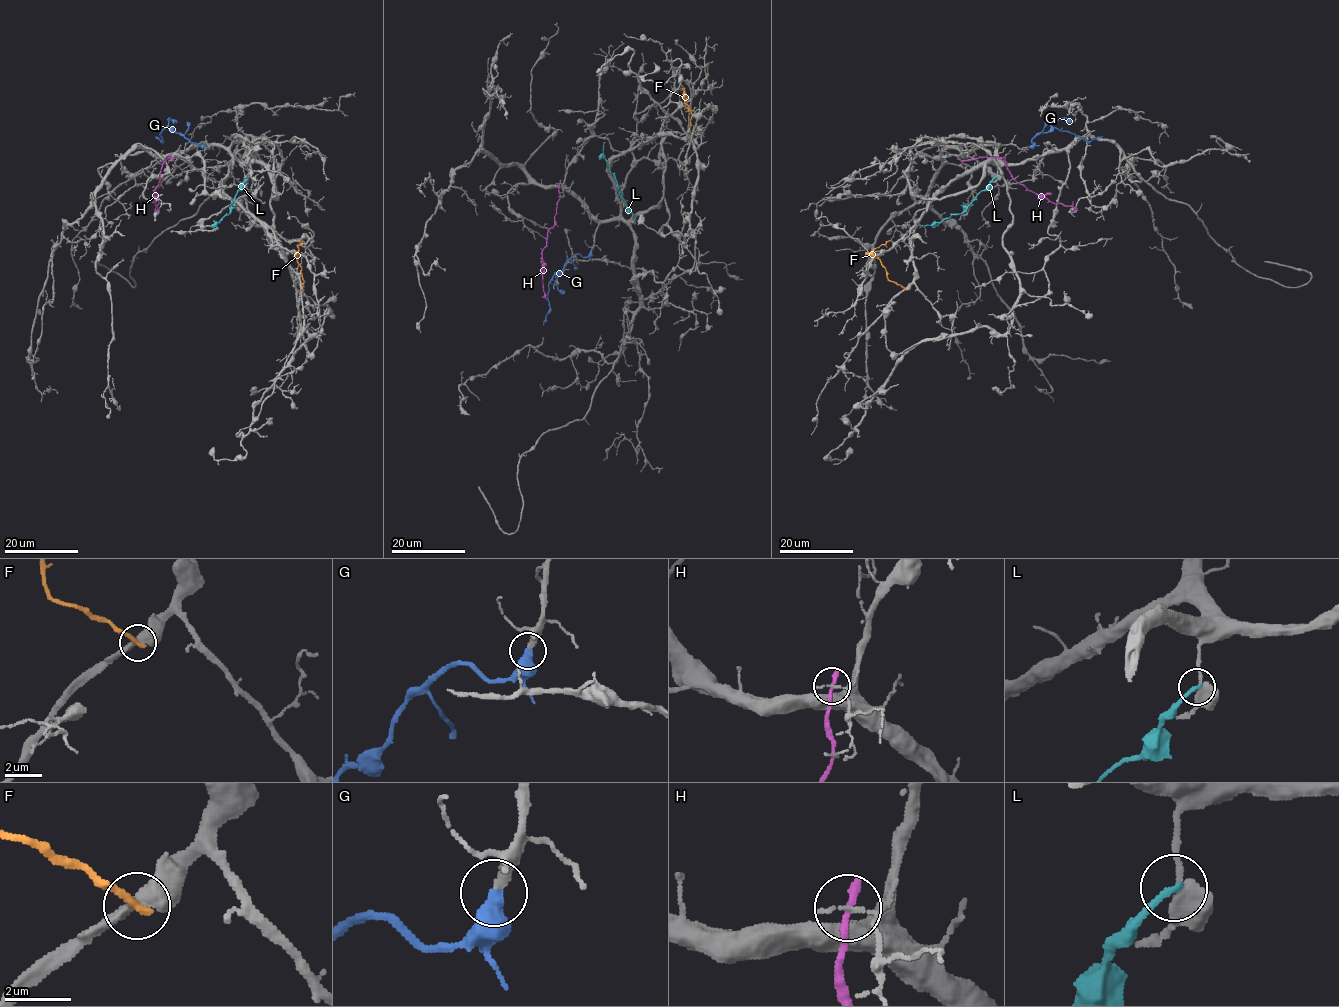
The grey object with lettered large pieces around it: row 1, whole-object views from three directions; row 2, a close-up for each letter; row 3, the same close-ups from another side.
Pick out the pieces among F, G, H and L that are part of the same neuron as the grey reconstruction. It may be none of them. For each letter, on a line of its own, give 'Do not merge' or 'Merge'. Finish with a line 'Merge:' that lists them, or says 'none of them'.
F: Do not merge
G: Merge
H: Do not merge
L: Do not merge
Merge: G

